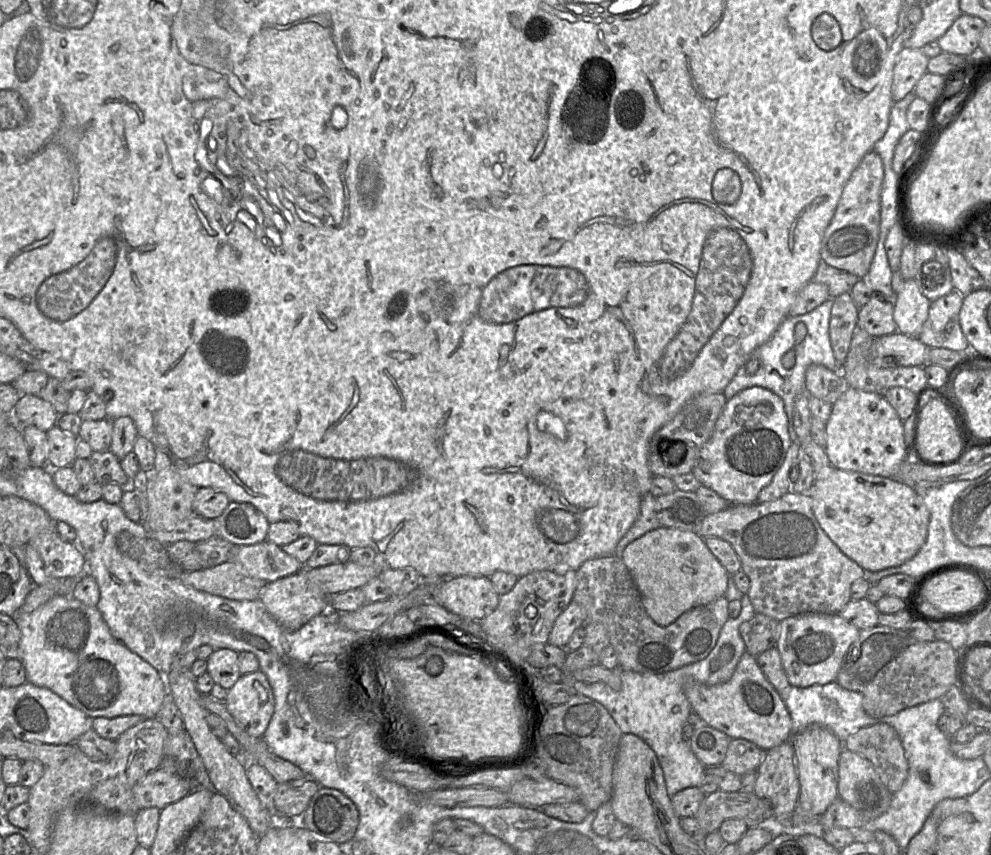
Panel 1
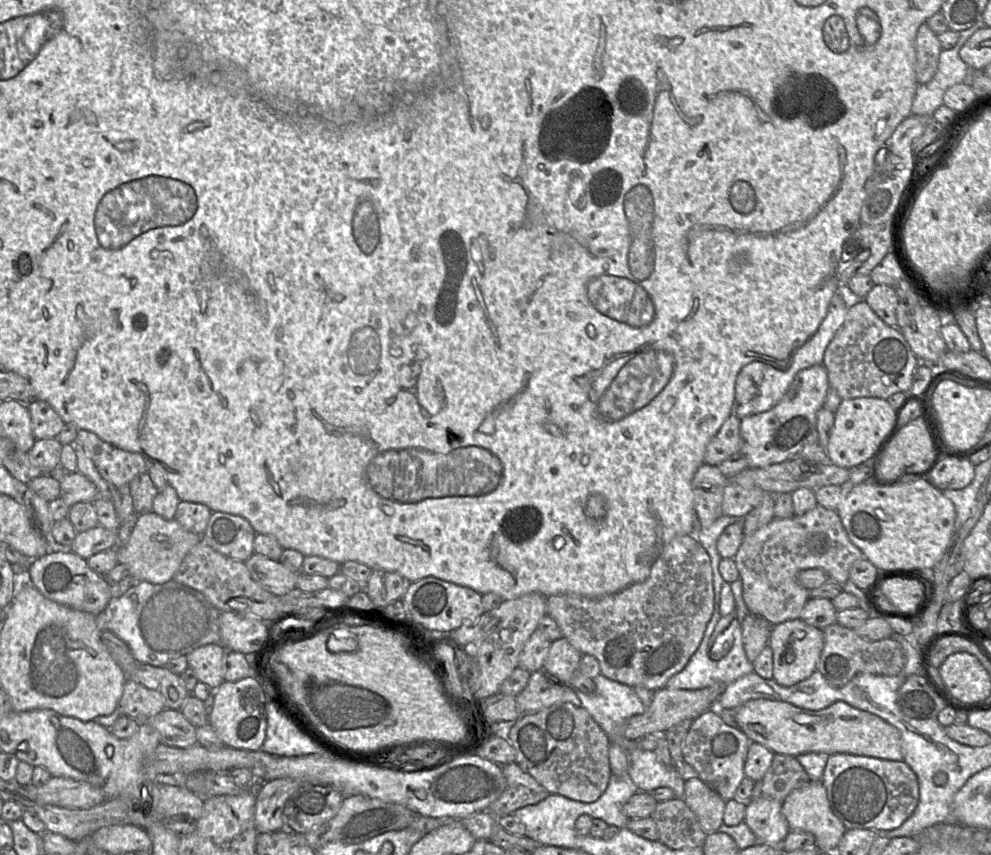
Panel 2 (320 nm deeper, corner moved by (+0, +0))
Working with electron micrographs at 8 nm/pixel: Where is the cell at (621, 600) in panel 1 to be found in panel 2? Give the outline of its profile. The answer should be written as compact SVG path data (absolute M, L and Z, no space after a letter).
M682 535L672 539L661 551L655 561L649 577L639 583L632 584L623 590L607 596L592 598L576 594L559 594L547 597L546 615L553 618L561 629L562 635L579 652L593 655L600 664L600 670L605 677L631 686L643 686L650 691L656 691L666 686L667 681L684 669L691 656L698 649L704 636L705 629L714 610L713 571L708 553L697 541L694 535Z

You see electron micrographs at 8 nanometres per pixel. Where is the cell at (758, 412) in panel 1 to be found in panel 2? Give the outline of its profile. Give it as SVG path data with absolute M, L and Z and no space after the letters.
M823 364L800 370L783 398L770 410L758 414L746 416L741 419L740 435L742 438L741 453L749 462L749 468L764 468L769 465L780 463L800 454L806 443L806 438L813 429L816 429L817 413L823 407L825 397L829 389L827 371Z

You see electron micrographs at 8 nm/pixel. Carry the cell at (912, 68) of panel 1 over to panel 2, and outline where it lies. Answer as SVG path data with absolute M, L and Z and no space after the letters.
M924 22L918 28L915 40L916 78L919 84L928 83L935 75L938 67L941 44L937 35Z

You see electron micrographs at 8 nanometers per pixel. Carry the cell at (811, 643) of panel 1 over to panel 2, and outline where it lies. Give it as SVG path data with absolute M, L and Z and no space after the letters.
M793 619L773 626L768 645L773 650L773 679L781 686L790 687L809 678L817 670L824 634L823 630L801 619Z

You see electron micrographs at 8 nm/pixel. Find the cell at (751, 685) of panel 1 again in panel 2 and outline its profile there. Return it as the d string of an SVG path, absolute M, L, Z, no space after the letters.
M756 699L750 700L736 709L737 727L752 742L757 742L774 754L798 756L808 752L827 753L829 755L846 753L857 756L868 756L890 761L903 761L900 732L880 717L856 709L839 701L828 708L812 711L796 707L785 701Z

